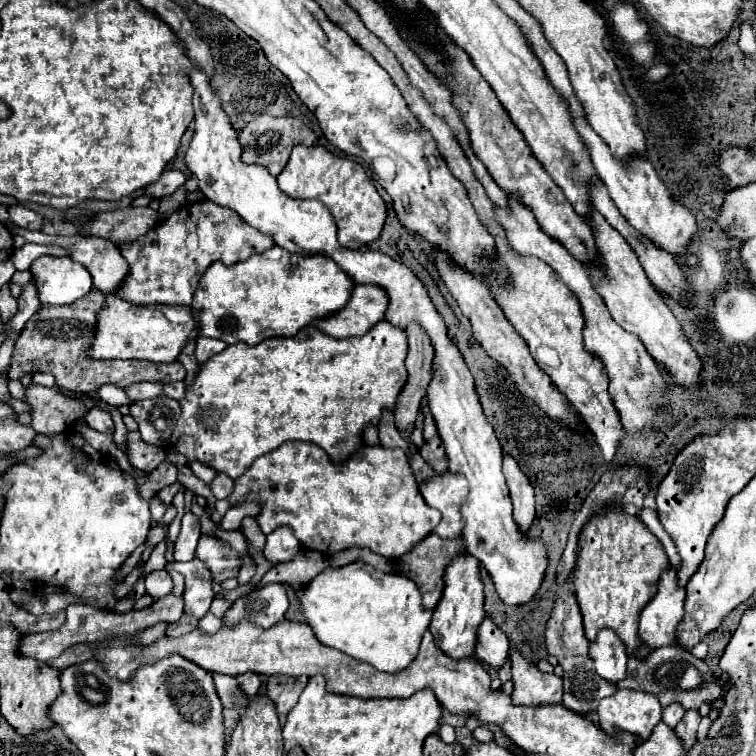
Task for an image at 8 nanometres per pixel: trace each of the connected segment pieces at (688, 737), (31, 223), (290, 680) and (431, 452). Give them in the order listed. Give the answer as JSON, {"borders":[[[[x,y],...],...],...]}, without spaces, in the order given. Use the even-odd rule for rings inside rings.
{"borders":[[[[688,710],[686,714],[684,714],[684,718],[676,724],[676,734],[684,740],[684,744],[686,744],[686,750],[696,742],[696,730],[698,730],[698,724],[700,724],[700,720],[702,720],[702,716],[700,716],[700,712],[698,710]]],[[[14,204],[14,206],[8,206],[8,214],[10,214],[10,220],[20,226],[20,228],[26,228],[26,230],[42,230],[42,216],[22,204]]],[[[270,676],[266,684],[266,696],[274,702],[278,716],[286,716],[290,708],[294,708],[304,684],[308,682],[306,676]]],[[[426,400],[422,404],[424,414],[426,414],[426,424],[424,424],[424,446],[420,448],[420,456],[426,460],[426,464],[432,466],[434,472],[444,474],[446,464],[444,464],[444,446],[440,444],[440,436],[436,432],[436,426],[432,424],[432,416],[426,410]]]]}

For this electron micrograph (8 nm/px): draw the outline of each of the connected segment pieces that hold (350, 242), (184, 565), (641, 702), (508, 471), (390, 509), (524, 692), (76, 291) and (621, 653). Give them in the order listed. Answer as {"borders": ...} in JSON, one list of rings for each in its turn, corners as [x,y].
{"borders":[[[[296,146],[282,174],[278,186],[290,198],[314,198],[324,202],[338,226],[338,238],[344,248],[364,250],[374,242],[386,222],[386,204],[370,182],[364,166],[346,156],[338,156],[324,146]]],[[[192,558],[188,562],[174,562],[172,568],[178,570],[186,578],[186,590],[182,596],[184,612],[192,614],[196,618],[202,618],[208,612],[210,602],[214,600],[214,592],[210,586],[212,572],[198,558]]],[[[618,690],[614,696],[600,700],[596,712],[604,730],[632,732],[640,736],[640,742],[648,738],[662,718],[662,706],[656,696],[640,690]]],[[[504,456],[504,476],[514,506],[514,522],[520,532],[528,532],[534,520],[534,488],[512,456]]],[[[286,442],[280,448],[260,456],[244,476],[236,478],[228,500],[232,500],[232,504],[238,504],[238,500],[258,500],[260,516],[256,516],[256,522],[264,534],[270,534],[276,526],[288,524],[304,548],[326,556],[344,548],[362,546],[384,558],[396,558],[408,552],[412,544],[428,536],[440,522],[440,512],[428,508],[416,488],[406,452],[400,448],[384,448],[382,444],[362,444],[342,464],[336,464],[316,444]]],[[[512,652],[514,704],[538,706],[556,704],[562,700],[562,680],[556,674],[542,674],[532,662],[526,662],[518,652]]],[[[40,256],[32,262],[30,274],[38,290],[40,304],[72,304],[92,290],[90,272],[70,258]]],[[[600,630],[596,640],[590,644],[588,654],[596,664],[596,672],[608,682],[616,684],[626,676],[628,652],[624,642],[612,630]]]]}

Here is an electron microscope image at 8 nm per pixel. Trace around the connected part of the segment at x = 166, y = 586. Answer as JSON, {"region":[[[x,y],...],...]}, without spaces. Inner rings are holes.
{"region":[[[154,570],[144,576],[146,580],[146,592],[152,598],[164,598],[172,590],[172,580],[168,570]]]}

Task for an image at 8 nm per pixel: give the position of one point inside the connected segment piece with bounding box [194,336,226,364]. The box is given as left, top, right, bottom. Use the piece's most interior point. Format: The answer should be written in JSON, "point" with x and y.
{"point":[205,347]}

